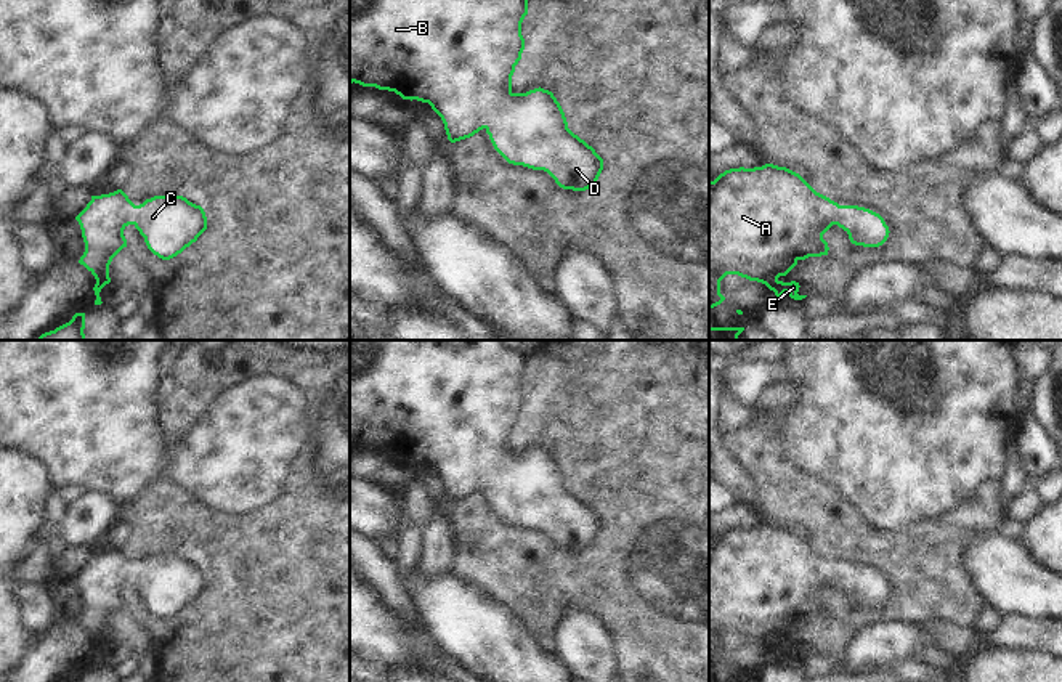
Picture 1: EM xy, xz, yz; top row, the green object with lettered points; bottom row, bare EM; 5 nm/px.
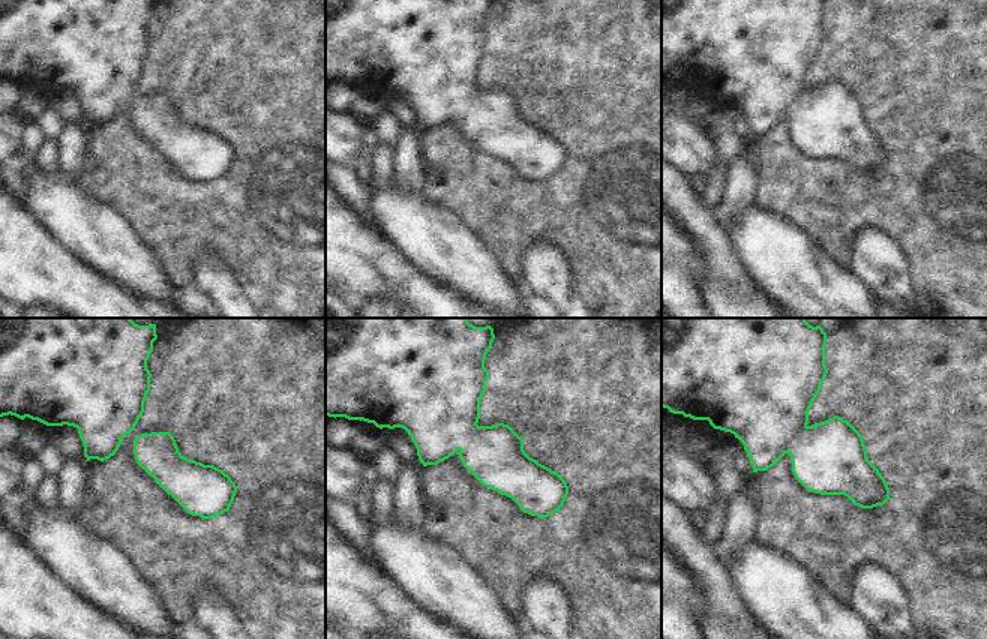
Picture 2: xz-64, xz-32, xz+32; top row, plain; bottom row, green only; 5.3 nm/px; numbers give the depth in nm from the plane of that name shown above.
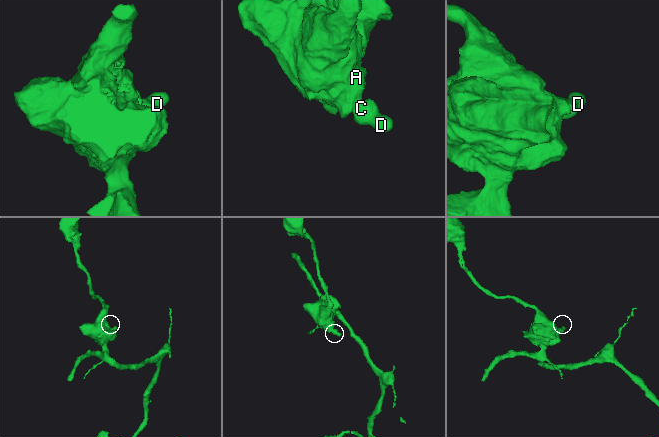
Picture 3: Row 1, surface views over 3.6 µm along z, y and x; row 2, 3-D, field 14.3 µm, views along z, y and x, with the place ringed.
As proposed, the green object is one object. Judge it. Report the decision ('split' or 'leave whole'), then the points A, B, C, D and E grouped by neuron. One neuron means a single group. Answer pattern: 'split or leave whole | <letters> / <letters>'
leave whole | A B C D E

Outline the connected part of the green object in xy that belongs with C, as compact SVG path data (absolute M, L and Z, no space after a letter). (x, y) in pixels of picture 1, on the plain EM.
M122 549L91 555L75 579L85 602L79 623L96 639L95 664L103 663L99 652L111 642L112 618L127 607L124 589L128 584L140 591L148 608L162 619L181 613L207 589L204 568L183 555L154 555L135 565Z

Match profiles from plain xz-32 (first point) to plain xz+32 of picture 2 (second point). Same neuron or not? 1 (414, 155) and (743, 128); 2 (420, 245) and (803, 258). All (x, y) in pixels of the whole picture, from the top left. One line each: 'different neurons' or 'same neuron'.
1: different neurons
2: same neuron

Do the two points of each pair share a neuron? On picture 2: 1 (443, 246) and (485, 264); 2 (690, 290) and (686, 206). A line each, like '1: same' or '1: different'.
1: same
2: different

